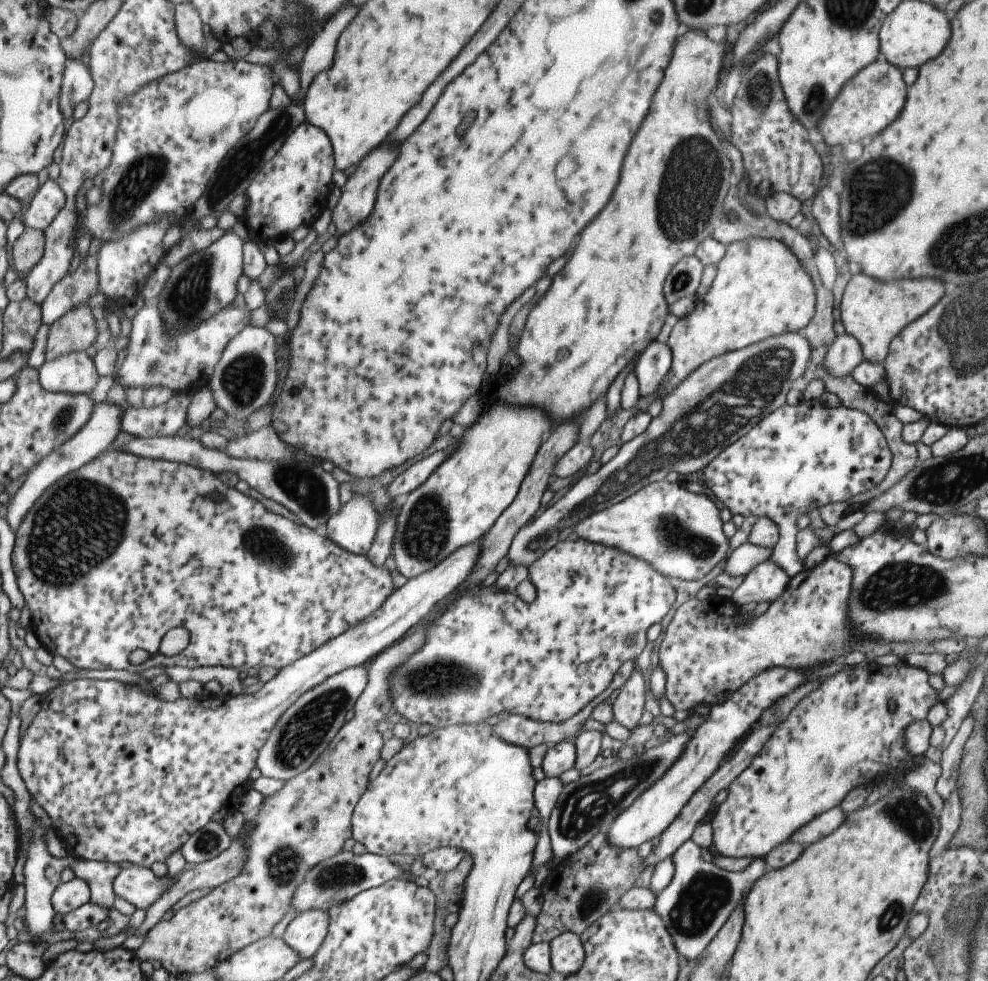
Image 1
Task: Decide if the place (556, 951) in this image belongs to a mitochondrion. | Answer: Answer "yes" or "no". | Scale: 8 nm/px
no

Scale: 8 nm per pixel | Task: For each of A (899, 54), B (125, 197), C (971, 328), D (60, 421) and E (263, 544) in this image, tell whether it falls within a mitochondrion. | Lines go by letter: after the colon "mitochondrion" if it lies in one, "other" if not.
A: other
B: mitochondrion
C: mitochondrion
D: mitochondrion
E: mitochondrion

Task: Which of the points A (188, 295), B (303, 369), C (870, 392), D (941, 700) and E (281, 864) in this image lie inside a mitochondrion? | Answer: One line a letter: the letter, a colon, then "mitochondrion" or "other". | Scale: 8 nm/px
A: mitochondrion
B: other
C: other
D: other
E: mitochondrion

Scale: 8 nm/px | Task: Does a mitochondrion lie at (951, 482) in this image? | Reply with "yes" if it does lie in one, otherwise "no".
yes

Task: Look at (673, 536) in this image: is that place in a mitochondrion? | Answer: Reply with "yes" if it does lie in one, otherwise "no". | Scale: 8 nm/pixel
yes

